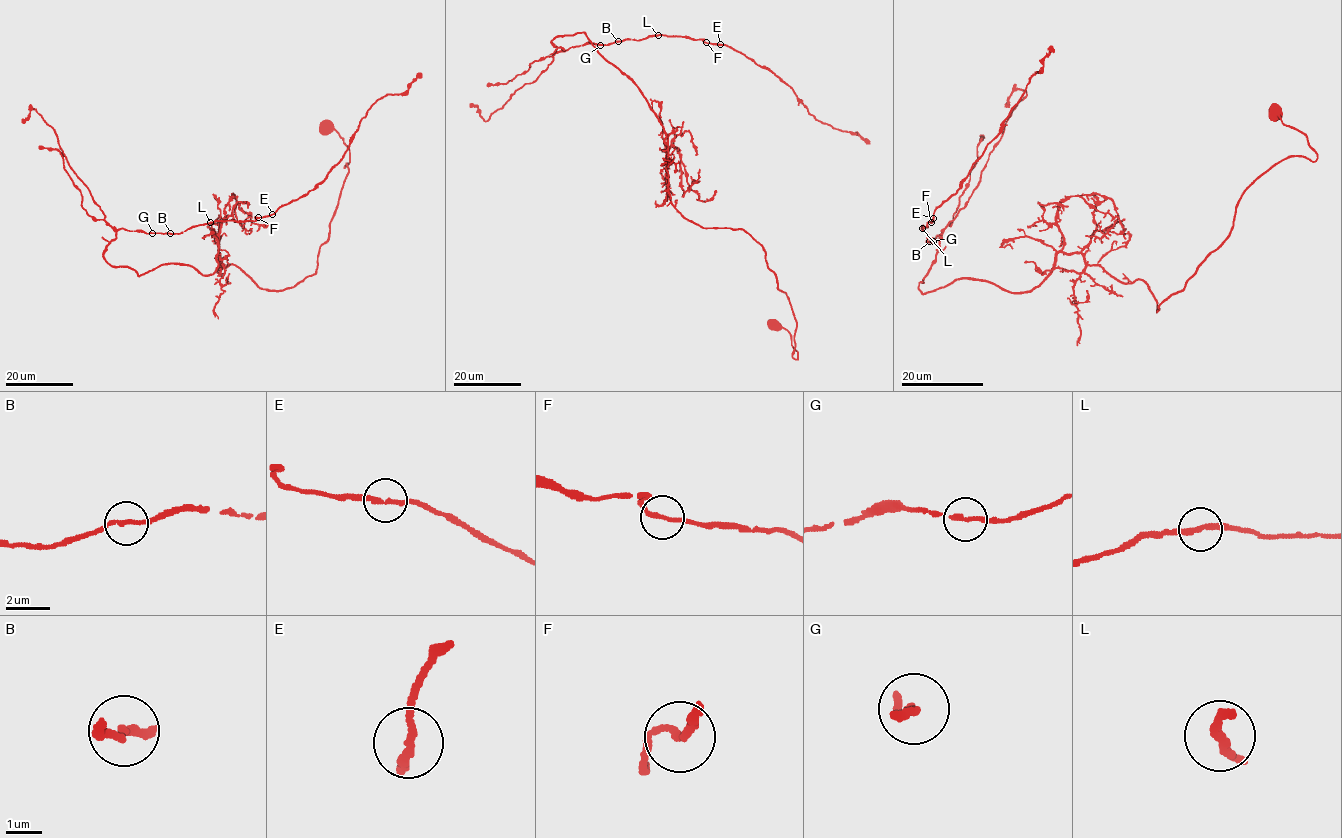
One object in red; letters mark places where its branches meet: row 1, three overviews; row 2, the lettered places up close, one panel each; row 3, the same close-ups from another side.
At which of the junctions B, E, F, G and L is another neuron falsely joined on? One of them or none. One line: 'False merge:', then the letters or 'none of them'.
False merge: none of them

